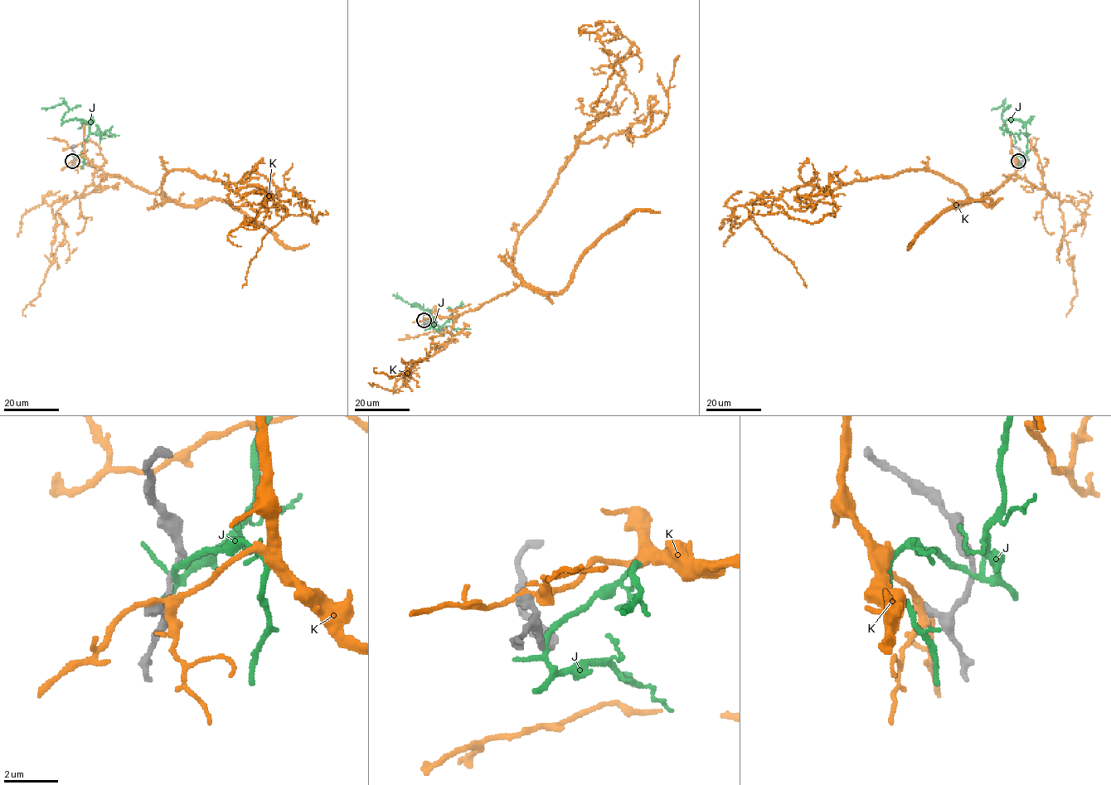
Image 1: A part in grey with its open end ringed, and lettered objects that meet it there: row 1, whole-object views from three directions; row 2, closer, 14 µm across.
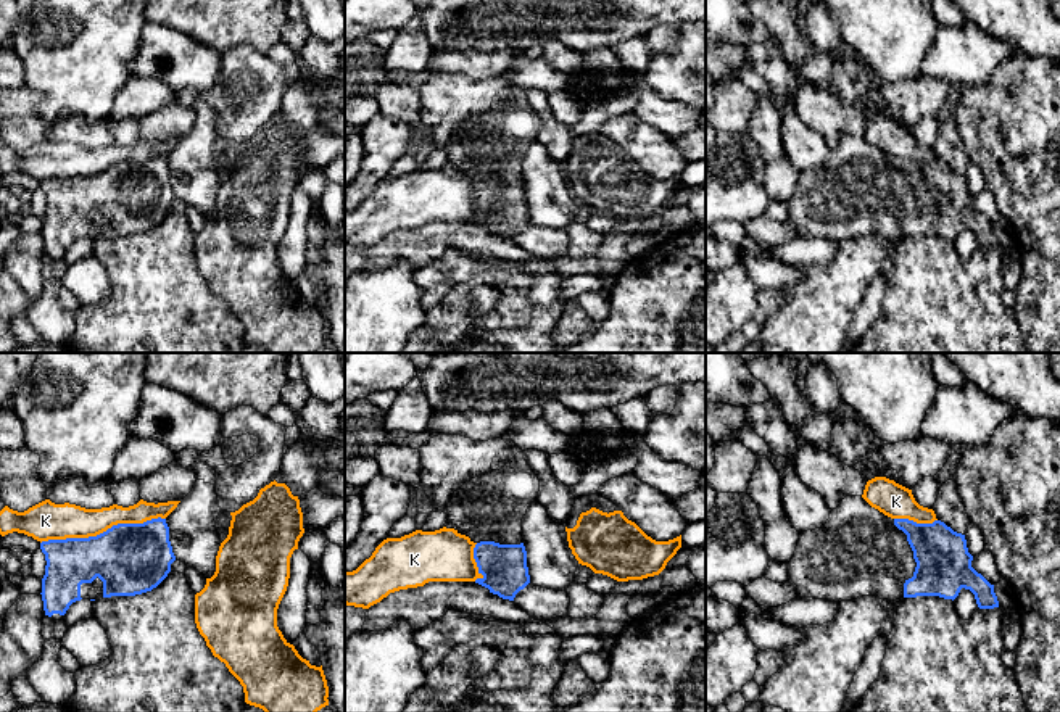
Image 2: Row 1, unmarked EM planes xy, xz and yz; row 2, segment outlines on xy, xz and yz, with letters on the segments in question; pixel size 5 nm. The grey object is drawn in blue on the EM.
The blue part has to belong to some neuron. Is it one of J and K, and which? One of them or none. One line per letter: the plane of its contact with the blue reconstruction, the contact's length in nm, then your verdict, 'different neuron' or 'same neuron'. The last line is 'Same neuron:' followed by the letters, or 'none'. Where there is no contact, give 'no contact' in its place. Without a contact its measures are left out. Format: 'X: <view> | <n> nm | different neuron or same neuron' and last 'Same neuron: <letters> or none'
J: no contact | different neuron
K: xy | 650 nm | different neuron
Same neuron: none

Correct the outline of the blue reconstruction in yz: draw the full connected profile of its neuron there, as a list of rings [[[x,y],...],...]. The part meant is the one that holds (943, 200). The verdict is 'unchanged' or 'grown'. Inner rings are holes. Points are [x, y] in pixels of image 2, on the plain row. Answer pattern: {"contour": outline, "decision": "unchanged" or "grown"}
{"contour": [[[846,135],[831,150],[825,164],[799,174],[788,203],[788,221],[797,237],[818,237],[833,242],[863,235],[897,240],[901,237],[939,235],[955,238],[962,227],[975,234],[979,248],[999,246],[994,224],[971,206],[965,174],[941,159],[917,163],[891,158],[872,147],[862,135]]], "decision": "grown"}

